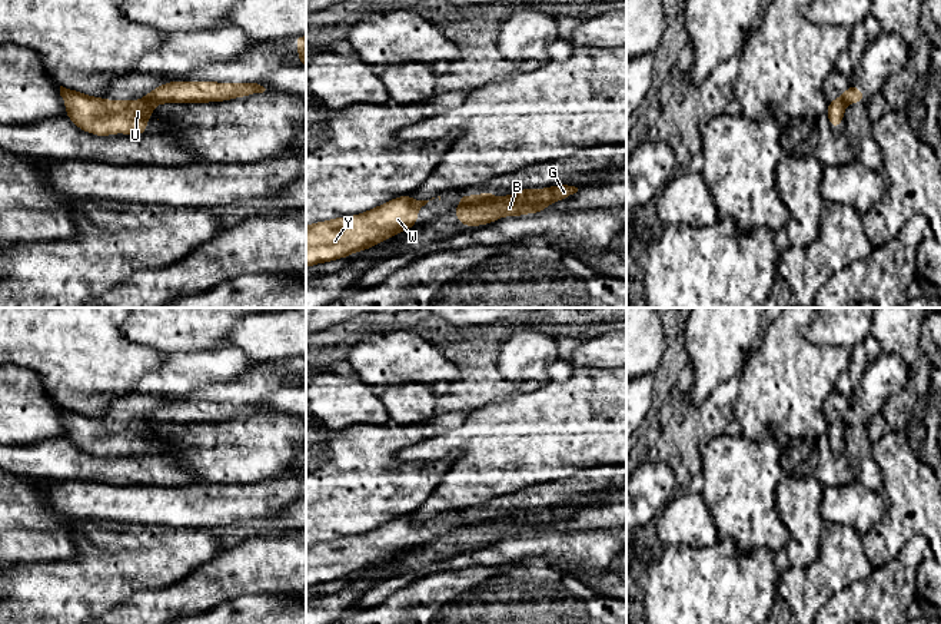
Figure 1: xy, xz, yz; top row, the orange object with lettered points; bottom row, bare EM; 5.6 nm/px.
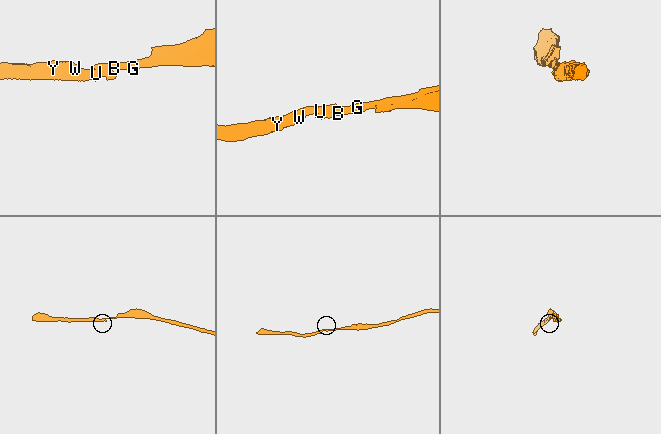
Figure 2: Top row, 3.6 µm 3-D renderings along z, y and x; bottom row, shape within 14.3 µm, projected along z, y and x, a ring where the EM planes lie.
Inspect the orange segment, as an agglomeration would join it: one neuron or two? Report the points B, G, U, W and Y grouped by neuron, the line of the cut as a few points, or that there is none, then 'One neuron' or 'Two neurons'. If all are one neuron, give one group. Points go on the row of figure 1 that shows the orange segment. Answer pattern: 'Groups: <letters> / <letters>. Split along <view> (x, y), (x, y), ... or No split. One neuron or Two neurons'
Groups: B G / U W Y. Split along xz (491, 196), (461, 205). Two neurons

